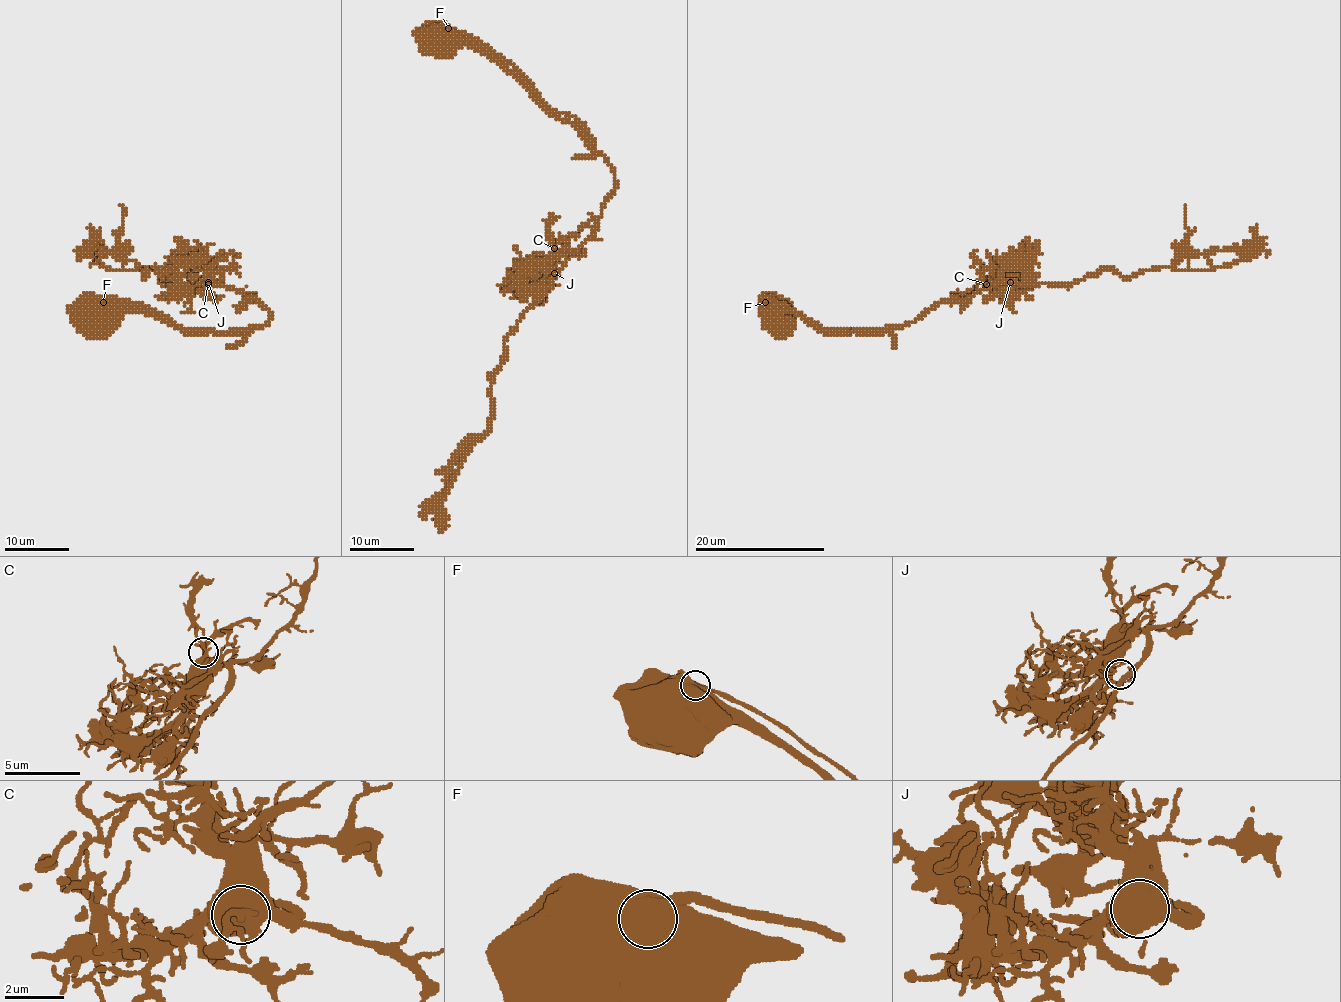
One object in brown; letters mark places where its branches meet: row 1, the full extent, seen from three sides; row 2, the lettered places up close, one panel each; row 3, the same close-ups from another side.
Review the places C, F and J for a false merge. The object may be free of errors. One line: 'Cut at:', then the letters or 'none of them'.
Cut at: F

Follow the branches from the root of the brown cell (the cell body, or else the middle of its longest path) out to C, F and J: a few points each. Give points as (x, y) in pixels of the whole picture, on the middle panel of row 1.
C: (441, 40), (497, 58), (612, 169), (615, 188), (597, 227), (573, 252), (554, 248)
F: (441, 40), (453, 44), (453, 32), (448, 27)
J: (441, 40), (469, 44), (497, 58), (550, 114), (568, 120), (614, 172), (615, 188), (597, 227), (554, 273)

